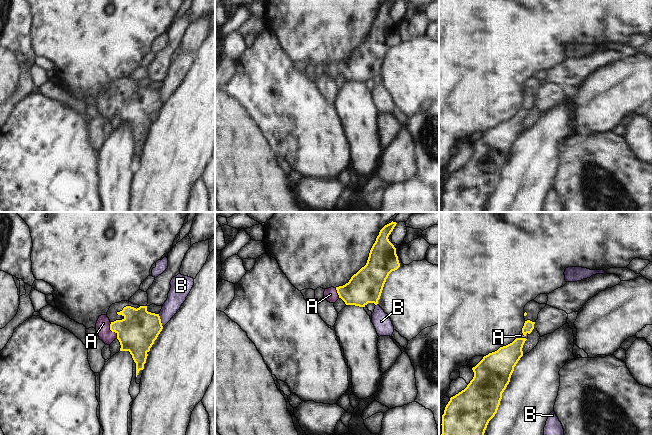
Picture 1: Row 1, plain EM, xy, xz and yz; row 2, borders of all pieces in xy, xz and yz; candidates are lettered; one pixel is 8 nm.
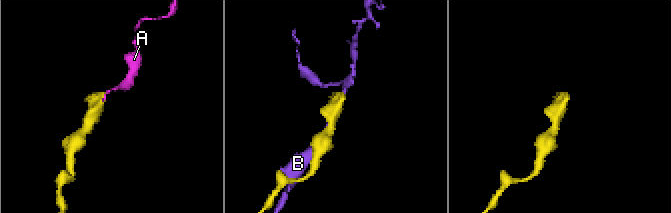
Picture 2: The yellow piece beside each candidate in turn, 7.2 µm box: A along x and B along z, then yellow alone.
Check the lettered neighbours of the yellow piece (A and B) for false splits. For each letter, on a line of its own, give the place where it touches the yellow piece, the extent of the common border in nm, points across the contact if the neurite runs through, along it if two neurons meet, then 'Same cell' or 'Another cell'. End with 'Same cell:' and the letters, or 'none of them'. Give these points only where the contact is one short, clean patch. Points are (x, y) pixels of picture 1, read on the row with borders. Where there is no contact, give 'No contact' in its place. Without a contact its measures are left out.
A: Touches yellow at xy (111, 330). Shared border 140 nm. Path across: xy (137, 332), (111, 330), (103, 323). Same cell
B: Touches yellow at xy (160, 320). Shared border 110 nm. Boundary: xy (158, 314), (163, 326). Another cell
Same cell: A

